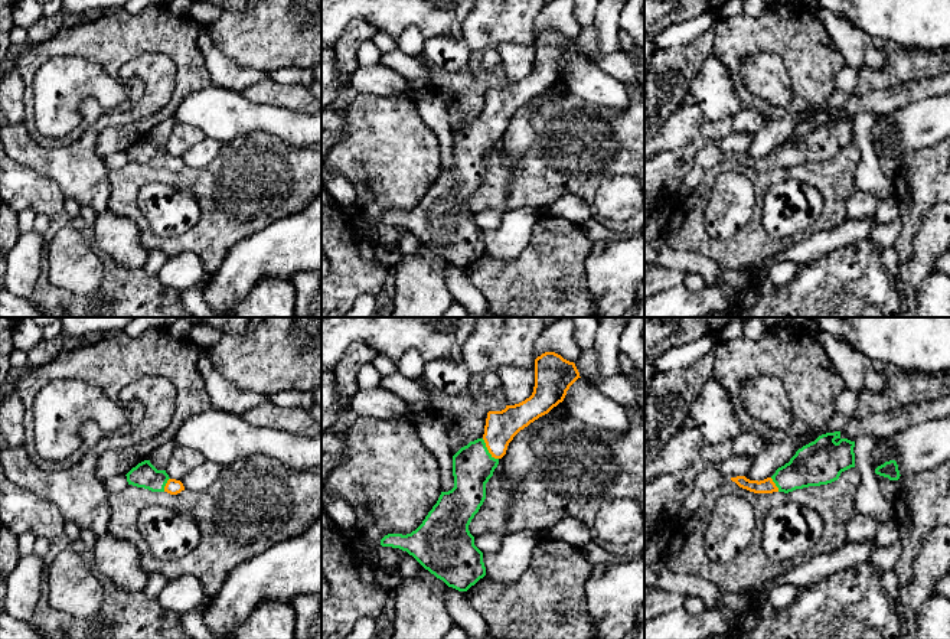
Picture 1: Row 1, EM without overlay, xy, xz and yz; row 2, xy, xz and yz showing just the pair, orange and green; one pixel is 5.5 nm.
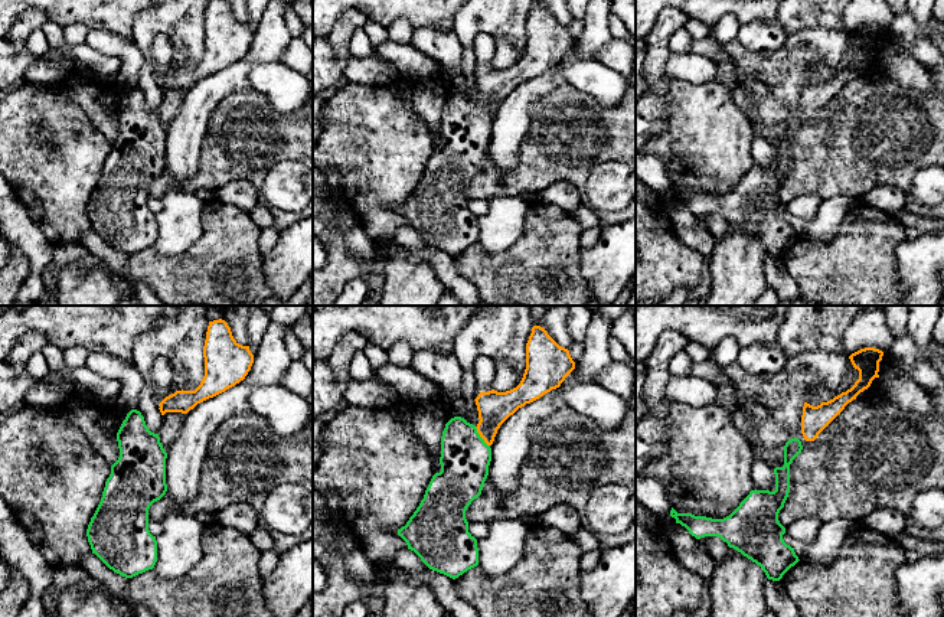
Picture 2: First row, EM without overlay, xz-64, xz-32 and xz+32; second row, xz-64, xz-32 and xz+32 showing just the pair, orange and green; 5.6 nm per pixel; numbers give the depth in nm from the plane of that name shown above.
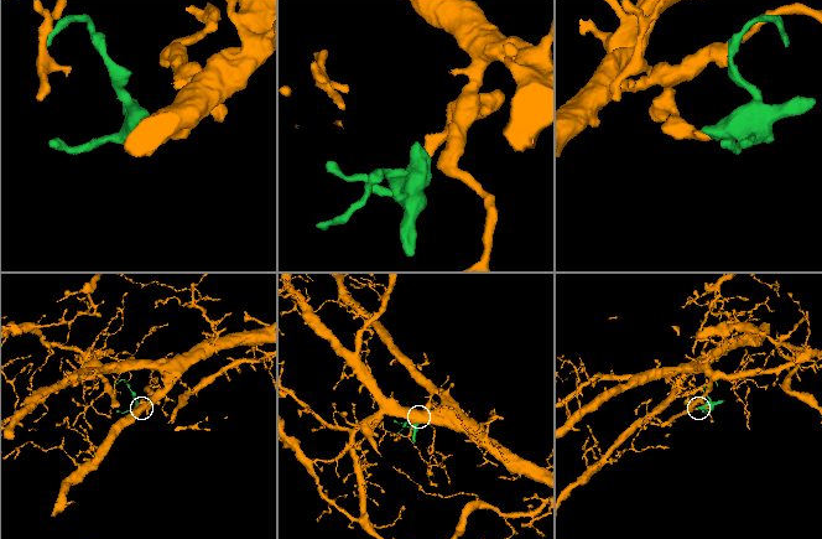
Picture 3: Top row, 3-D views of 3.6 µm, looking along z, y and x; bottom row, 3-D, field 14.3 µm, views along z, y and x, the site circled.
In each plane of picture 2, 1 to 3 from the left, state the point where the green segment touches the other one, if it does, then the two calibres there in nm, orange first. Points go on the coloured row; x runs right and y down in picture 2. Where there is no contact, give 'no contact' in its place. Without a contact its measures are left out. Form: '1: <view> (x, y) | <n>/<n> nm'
1: no contact
2: xz-32 (480, 436) | 180/280 nm
3: no contact

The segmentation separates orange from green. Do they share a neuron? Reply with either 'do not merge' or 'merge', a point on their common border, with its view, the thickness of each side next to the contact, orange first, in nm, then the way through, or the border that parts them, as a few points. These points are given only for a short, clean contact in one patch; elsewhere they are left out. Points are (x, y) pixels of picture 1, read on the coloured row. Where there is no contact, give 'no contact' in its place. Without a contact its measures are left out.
merge | xz (487, 449) | 180/220 nm | across xz (500, 427), (495, 442), (487, 449), (473, 465)

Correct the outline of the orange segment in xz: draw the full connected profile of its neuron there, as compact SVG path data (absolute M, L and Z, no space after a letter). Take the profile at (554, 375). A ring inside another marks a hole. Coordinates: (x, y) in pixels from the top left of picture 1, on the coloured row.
M545 352L538 356L532 395L519 404L506 405L502 411L489 411L483 437L470 441L453 456L454 488L441 492L437 503L415 531L407 535L388 534L381 539L381 545L407 551L425 570L458 591L467 591L483 578L486 576L483 552L474 545L469 525L486 499L486 483L493 476L499 460L506 454L513 437L562 402L567 391L578 378L581 376L575 363L561 355Z

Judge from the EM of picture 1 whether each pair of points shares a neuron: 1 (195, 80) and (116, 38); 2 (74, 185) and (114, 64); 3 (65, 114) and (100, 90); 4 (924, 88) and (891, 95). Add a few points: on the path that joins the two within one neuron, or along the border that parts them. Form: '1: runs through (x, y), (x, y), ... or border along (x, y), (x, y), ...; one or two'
1: runs through (183, 58), (163, 38), (137, 38); one
2: border along (144, 54), (131, 58), (121, 68), (118, 77); two
3: runs through (69, 104), (84, 90), (90, 90); one
4: runs through (916, 90), (900, 95); one

